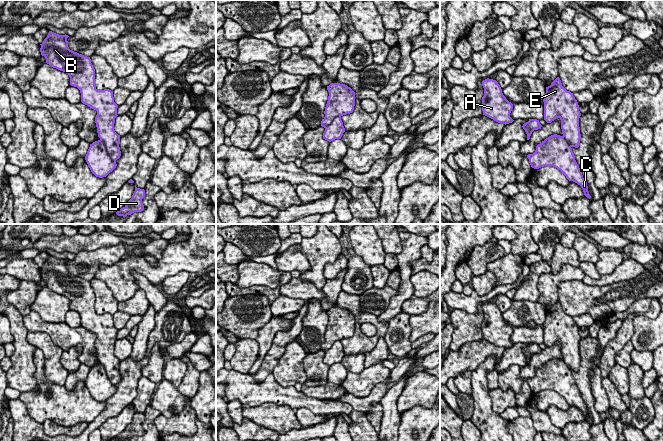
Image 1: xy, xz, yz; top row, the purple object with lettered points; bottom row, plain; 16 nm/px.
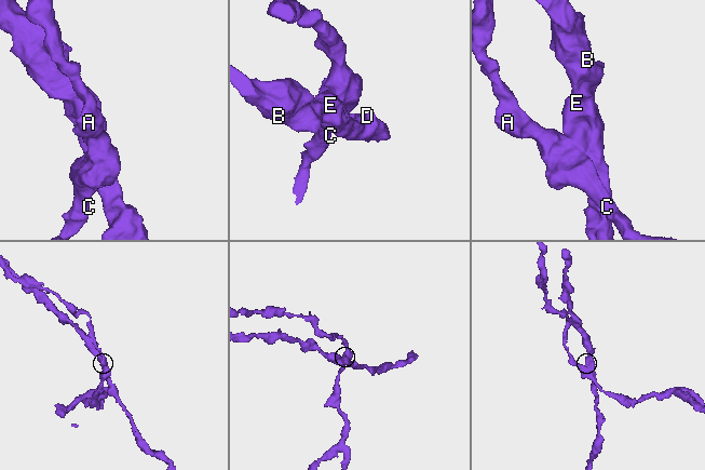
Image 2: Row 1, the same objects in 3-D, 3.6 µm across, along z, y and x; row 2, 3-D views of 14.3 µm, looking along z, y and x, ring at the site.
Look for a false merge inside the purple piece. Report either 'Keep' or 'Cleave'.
Cleave

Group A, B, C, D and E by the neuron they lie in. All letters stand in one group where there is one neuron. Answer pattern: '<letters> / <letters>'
A C / B D E

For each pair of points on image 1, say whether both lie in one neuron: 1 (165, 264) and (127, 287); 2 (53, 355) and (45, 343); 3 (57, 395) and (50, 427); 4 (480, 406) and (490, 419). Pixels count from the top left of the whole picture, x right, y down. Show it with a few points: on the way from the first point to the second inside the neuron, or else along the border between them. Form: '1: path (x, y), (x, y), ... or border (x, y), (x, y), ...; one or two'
1: path (151, 269), (129, 267), (127, 273); one
2: path (52, 352), (47, 346); one
3: border (42, 423), (52, 420), (63, 426), (74, 426); two
4: path (482, 409), (487, 416); one

